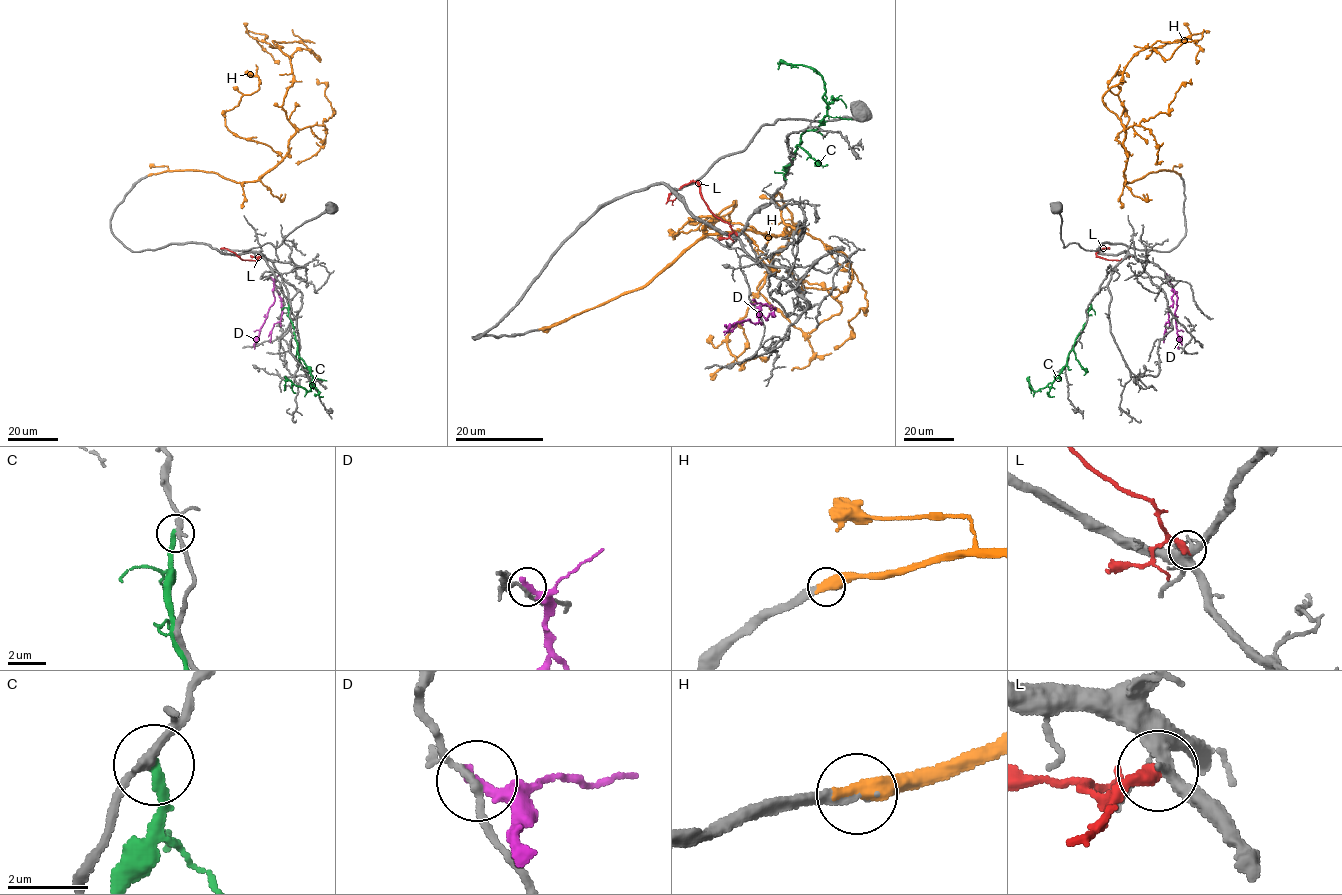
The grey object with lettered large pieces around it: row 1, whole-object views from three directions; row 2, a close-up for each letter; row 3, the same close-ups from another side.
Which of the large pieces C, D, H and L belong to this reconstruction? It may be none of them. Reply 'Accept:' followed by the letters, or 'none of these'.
Accept: H

